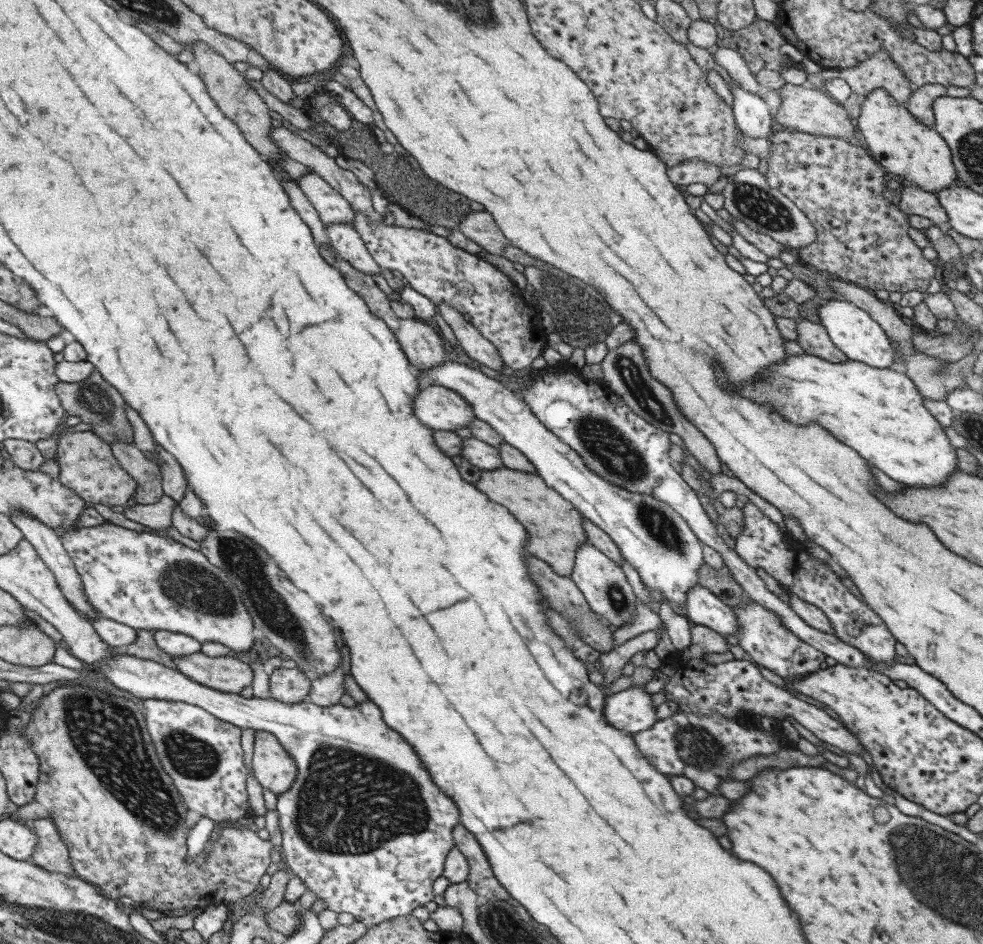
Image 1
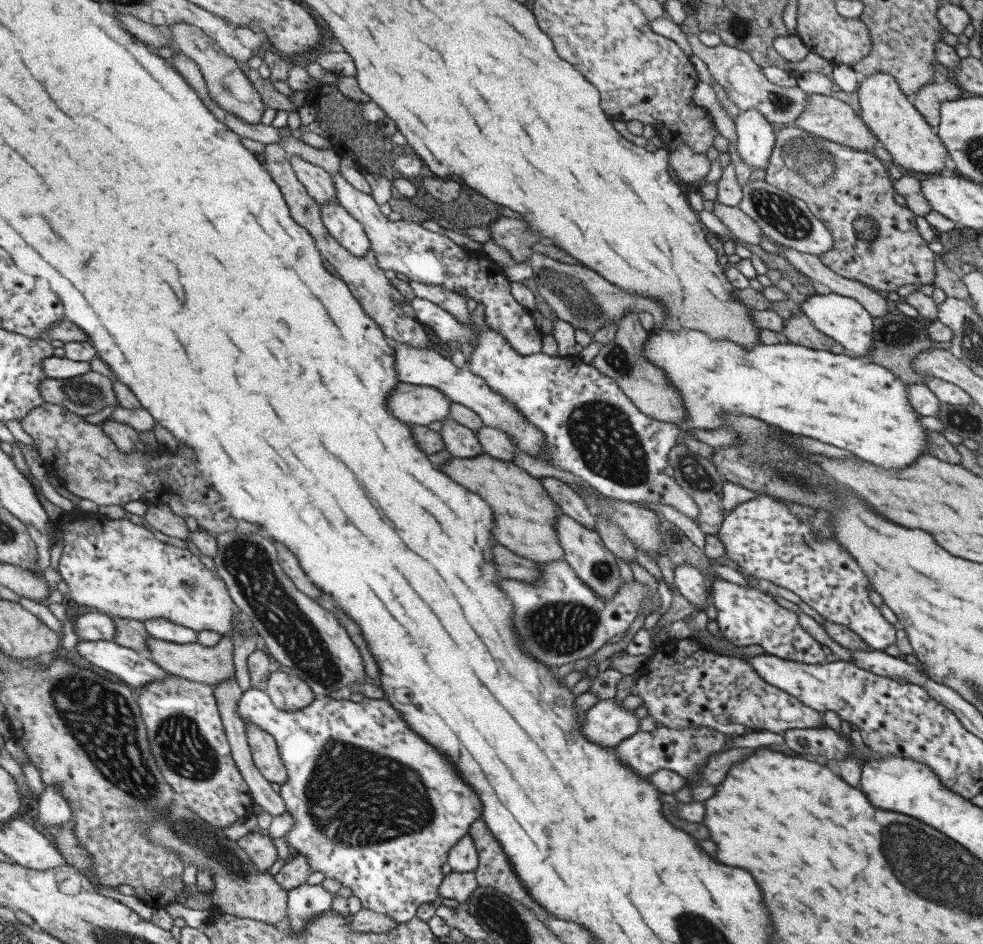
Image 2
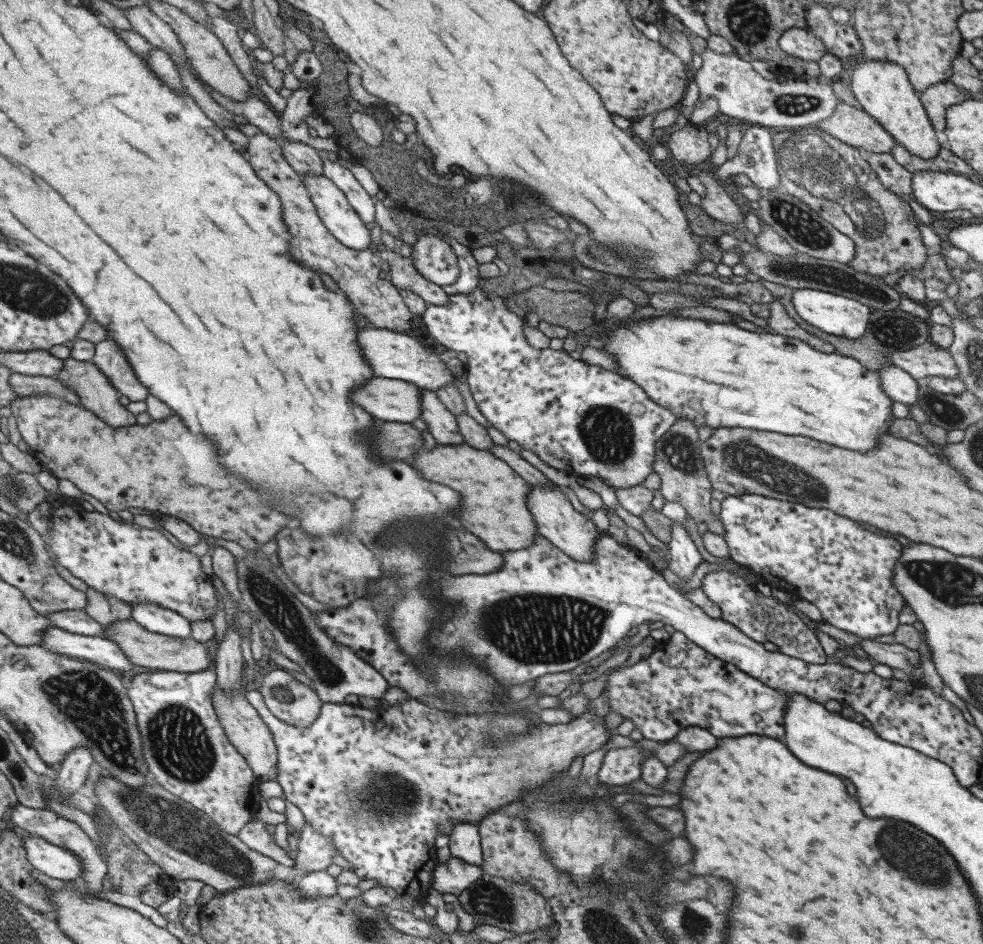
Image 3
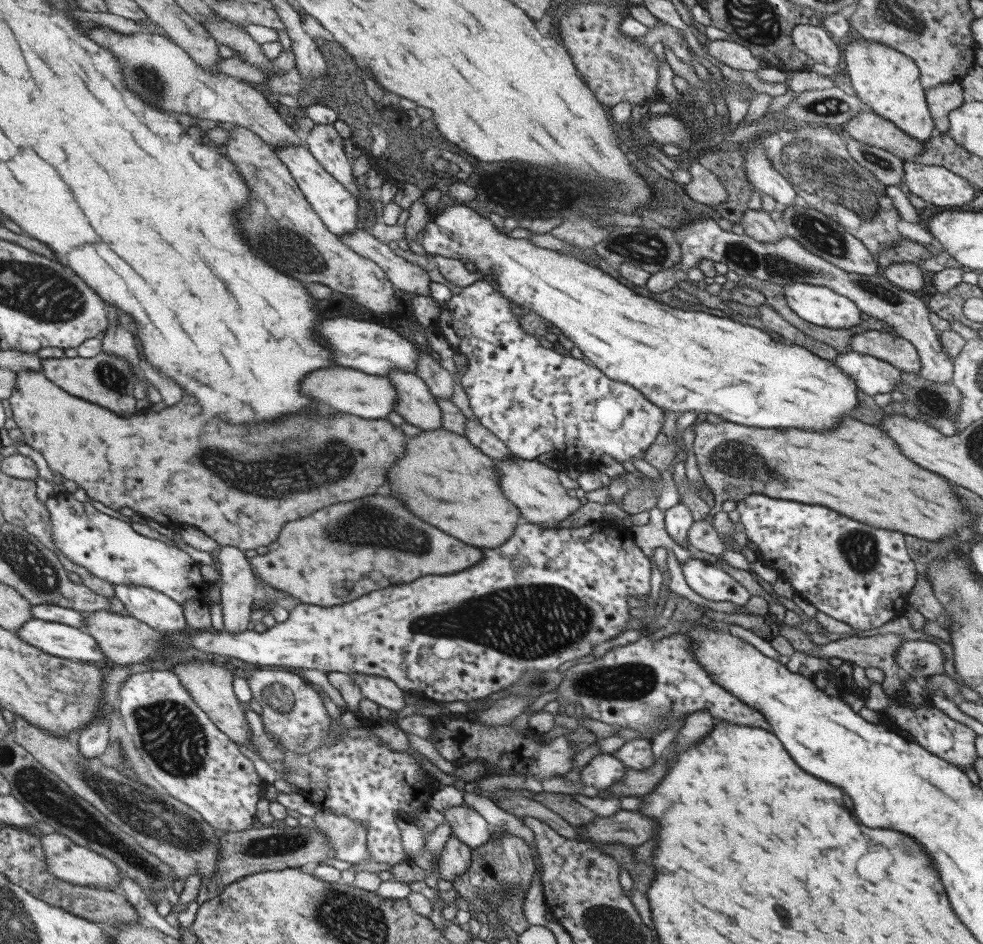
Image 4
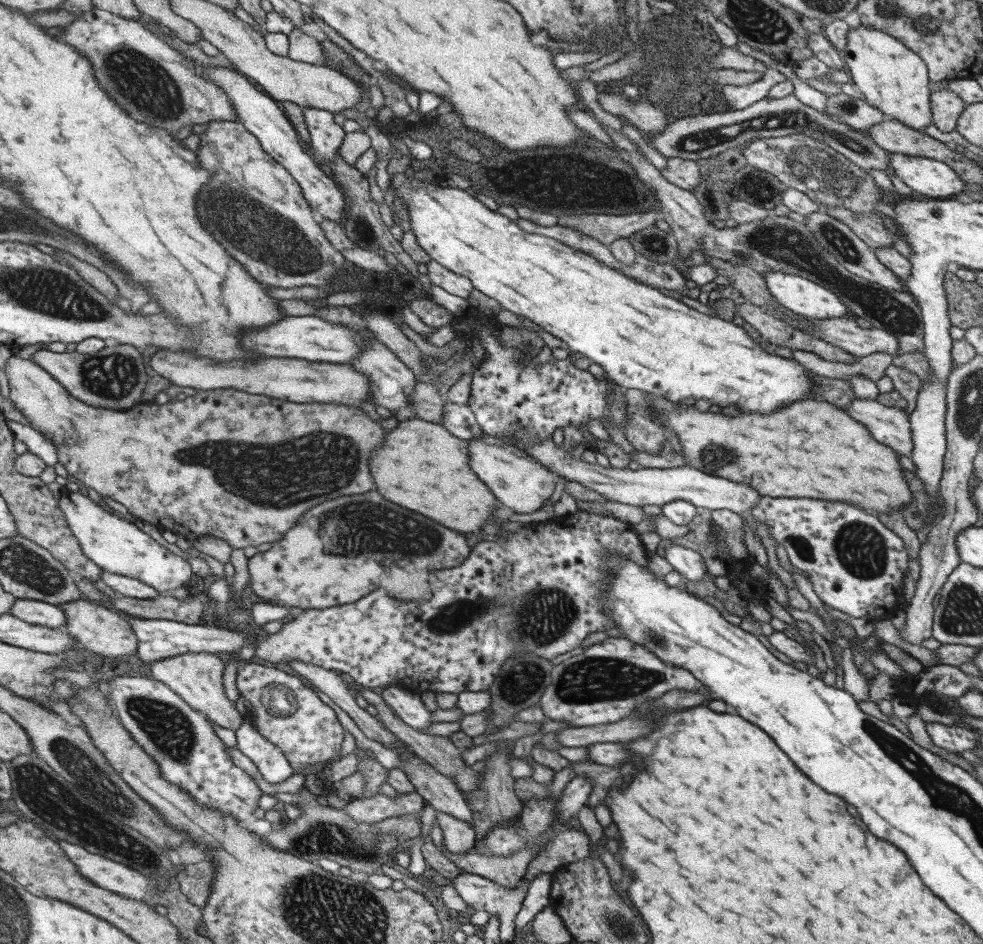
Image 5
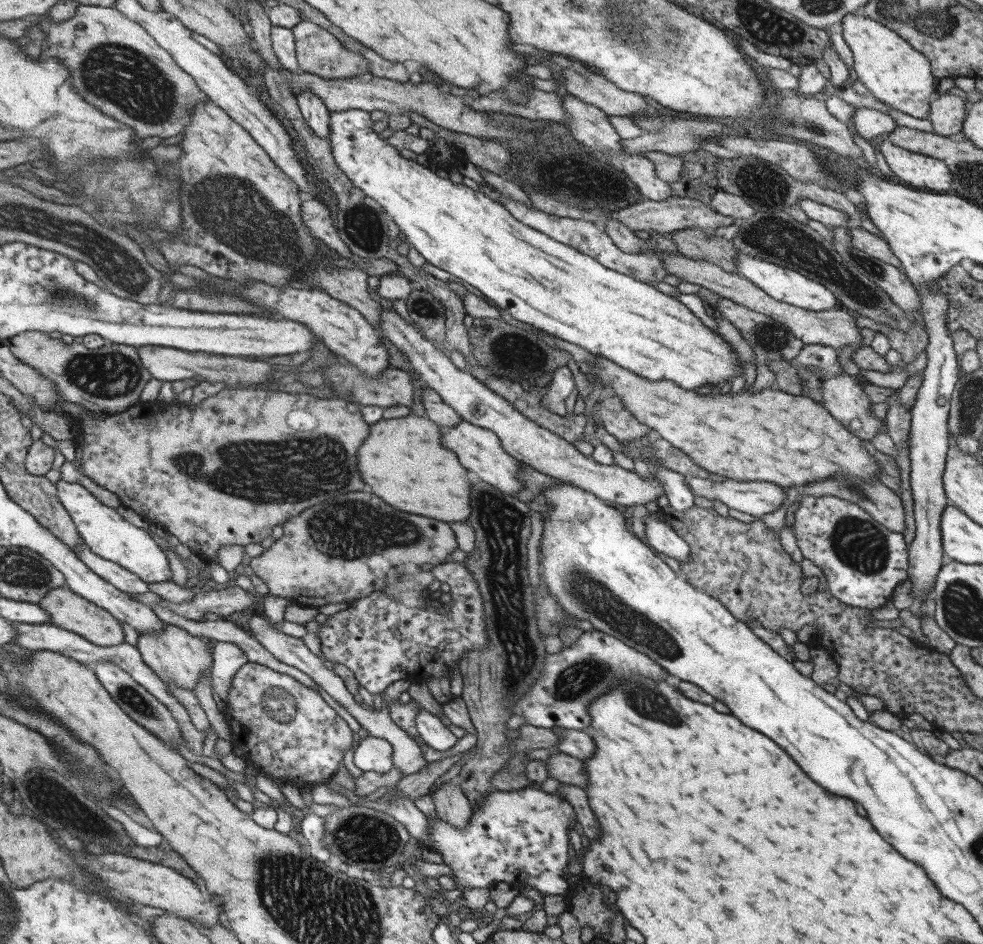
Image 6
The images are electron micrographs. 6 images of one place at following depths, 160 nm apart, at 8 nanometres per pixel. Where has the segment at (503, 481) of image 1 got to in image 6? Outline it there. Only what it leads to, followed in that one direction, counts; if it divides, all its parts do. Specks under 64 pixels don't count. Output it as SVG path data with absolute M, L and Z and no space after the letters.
M408 414L400 418L379 419L369 425L369 434L357 450L357 470L361 480L371 488L375 496L385 500L389 506L409 512L421 514L427 518L443 520L443 522L463 522L469 516L469 486L467 469L457 461L453 451L440 445L440 429L431 420Z

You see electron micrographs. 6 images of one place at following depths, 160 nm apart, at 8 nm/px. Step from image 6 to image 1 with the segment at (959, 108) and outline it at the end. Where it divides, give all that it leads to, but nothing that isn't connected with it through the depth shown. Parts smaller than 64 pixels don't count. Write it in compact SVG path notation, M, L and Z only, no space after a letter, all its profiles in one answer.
M924 84L912 89L912 93L903 105L920 124L932 128L934 125L932 106L934 100L940 96L945 96L944 86Z

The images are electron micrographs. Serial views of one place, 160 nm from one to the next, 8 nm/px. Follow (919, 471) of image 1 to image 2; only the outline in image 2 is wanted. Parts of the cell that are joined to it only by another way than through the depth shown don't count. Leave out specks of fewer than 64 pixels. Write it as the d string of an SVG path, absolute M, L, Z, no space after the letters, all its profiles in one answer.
M679 330L649 333L643 346L643 357L651 365L659 367L679 393L686 410L686 417L679 426L682 434L690 428L713 430L721 427L717 412L727 412L735 416L751 416L783 432L815 438L819 442L849 450L859 460L877 464L881 468L903 468L907 464L915 464L921 454L929 454L925 429L917 423L919 414L907 401L905 384L890 370L849 354L831 354L792 343L767 346L761 343L751 350L743 350L729 340L711 340L707 334L697 330Z

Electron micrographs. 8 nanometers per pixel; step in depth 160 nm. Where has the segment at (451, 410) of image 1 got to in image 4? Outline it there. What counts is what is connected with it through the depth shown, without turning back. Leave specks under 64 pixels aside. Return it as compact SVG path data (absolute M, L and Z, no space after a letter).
M333 366L333 368L323 368L323 370L315 370L305 374L305 378L301 380L301 394L311 396L315 402L319 402L321 406L329 406L339 413L347 413L364 419L384 419L386 414L394 411L392 406L396 403L395 389L385 376L368 375L367 373L351 369L347 367Z

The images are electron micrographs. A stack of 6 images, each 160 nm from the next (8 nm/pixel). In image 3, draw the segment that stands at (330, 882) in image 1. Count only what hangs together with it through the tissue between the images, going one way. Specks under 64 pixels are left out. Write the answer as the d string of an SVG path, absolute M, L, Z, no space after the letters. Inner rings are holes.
M52 624L42 634L42 644L52 652L71 658L91 661L102 667L125 672L133 668L121 649L105 636L85 636ZM256 686L252 687L246 687L244 690L245 698L247 699L247 702L258 712L258 715L261 717L261 720L264 722L266 727L270 730L273 742L275 743L276 748L276 761L277 761L277 774L274 778L275 781L277 781L277 784L281 786L282 788L282 795L285 797L287 802L289 804L293 804L300 812L302 817L304 818L305 822L309 822L311 824L311 828L313 828L313 832L317 832L317 834L321 834L323 838L327 838L330 842L330 846L337 850L339 852L339 856L341 856L349 865L351 866L352 870L349 870L349 872L353 872L359 880L375 880L377 881L377 884L375 887L389 887L392 888L396 892L396 897L394 898L392 902L392 907L399 908L404 911L409 911L409 908L411 908L411 902L413 900L418 901L419 904L423 904L429 899L434 898L434 894L431 892L431 882L433 880L433 877L431 877L431 874L433 874L433 870L435 870L435 866L437 866L438 862L436 861L436 858L434 856L433 852L433 842L435 839L435 836L437 832L443 833L446 836L449 836L449 833L453 828L455 828L455 824L476 824L477 821L480 821L481 818L485 818L487 815L491 815L491 812L495 812L498 808L501 808L502 806L505 806L507 804L513 803L513 801L517 801L519 797L521 797L522 790L526 790L526 788L534 788L534 786L538 786L538 784L543 784L546 780L549 780L554 774L558 774L558 772L561 772L562 770L566 770L566 768L569 767L569 764L573 762L574 758L577 758L577 756L585 756L585 754L589 754L589 752L593 752L593 750L599 749L612 734L615 734L616 731L613 730L612 733L607 733L605 730L605 727L603 726L603 718L599 718L595 715L591 715L589 713L584 712L579 715L576 719L573 719L572 721L569 721L565 724L546 724L543 723L539 719L539 715L537 711L525 711L524 714L526 714L526 718L530 720L530 727L524 732L524 733L517 733L516 735L511 735L508 739L505 739L502 743L499 743L498 745L492 745L491 743L488 743L488 740L486 739L485 734L485 728L488 728L488 724L486 720L488 718L483 715L482 717L462 717L459 715L450 715L447 711L440 711L435 708L435 706L431 706L430 704L424 704L424 701L422 699L418 699L415 697L410 697L407 701L403 701L402 703L399 703L397 705L391 705L389 709L381 709L381 707L377 707L374 710L365 709L363 707L358 706L350 706L348 704L345 704L343 702L325 702L322 703L320 706L320 713L319 716L310 724L310 726L306 726L305 728L301 728L300 726L291 726L290 724L287 724L275 716L273 716L269 709L264 705L264 702L262 701L262 696L259 694L259 691L256 689Z

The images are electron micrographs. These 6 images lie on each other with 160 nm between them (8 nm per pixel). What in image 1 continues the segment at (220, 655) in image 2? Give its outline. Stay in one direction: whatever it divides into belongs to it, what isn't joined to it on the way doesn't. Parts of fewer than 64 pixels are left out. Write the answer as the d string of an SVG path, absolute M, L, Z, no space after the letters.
M199 650L170 659L189 680L219 692L237 694L242 688L249 687L252 681L249 665L235 657L210 657Z

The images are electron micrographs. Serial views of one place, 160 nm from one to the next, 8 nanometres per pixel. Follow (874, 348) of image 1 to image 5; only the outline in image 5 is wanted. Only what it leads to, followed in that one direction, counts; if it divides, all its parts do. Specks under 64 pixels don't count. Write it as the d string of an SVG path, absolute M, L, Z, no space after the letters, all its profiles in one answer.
M769 271L762 277L775 302L799 318L831 320L850 317L838 295L810 280L783 271Z

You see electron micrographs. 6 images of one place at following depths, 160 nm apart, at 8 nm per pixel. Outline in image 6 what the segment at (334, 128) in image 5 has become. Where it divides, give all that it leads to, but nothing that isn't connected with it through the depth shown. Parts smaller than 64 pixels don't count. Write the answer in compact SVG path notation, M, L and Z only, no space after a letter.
M303 89L296 96L296 103L307 126L319 137L328 139L329 111L313 92Z

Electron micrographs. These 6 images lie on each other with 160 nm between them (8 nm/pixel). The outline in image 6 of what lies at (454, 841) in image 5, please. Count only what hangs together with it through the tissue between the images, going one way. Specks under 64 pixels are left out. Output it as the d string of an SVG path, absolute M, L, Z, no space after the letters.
M453 780L441 783L430 796L439 820L443 820L445 824L457 830L463 830L467 826L467 822L471 820L472 810L461 789Z

